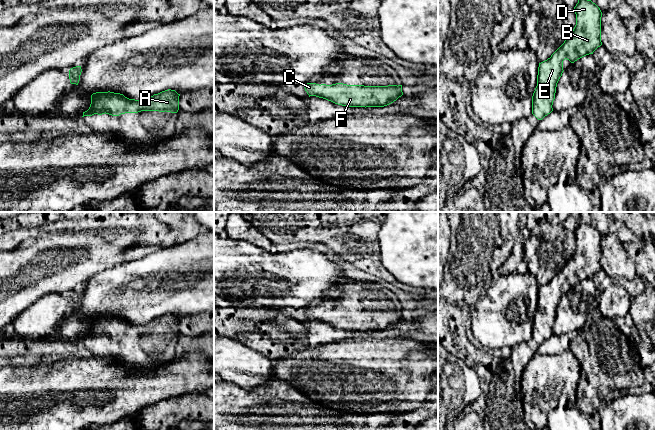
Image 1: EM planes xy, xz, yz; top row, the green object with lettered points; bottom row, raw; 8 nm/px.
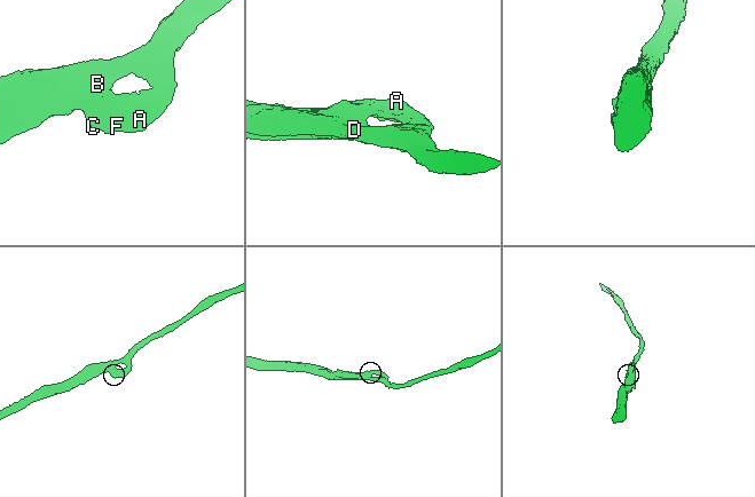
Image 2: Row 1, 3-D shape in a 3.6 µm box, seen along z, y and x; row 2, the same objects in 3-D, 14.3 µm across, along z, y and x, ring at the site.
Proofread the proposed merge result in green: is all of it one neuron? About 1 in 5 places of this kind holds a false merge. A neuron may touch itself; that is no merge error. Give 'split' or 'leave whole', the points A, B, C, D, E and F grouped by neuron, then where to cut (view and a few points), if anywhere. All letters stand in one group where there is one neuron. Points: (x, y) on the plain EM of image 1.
leave whole | A B C D E F | no cut

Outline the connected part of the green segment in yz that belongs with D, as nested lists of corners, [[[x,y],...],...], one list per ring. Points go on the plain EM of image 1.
[[[580,222],[574,231],[576,249],[570,260],[547,284],[539,287],[537,310],[532,320],[532,338],[542,344],[553,335],[557,307],[565,283],[574,287],[593,278],[602,269],[600,232],[591,224]]]

